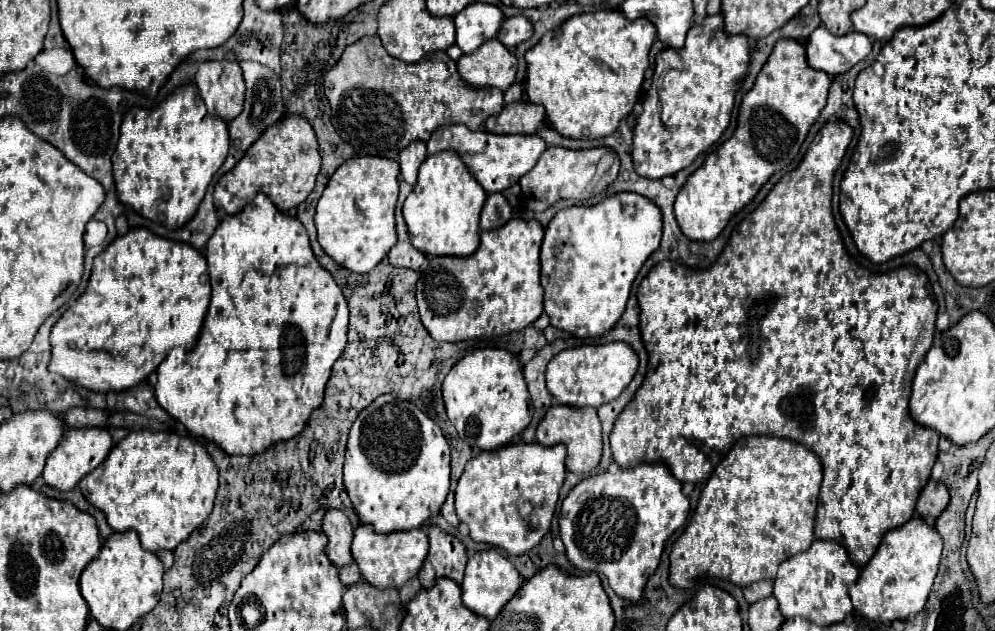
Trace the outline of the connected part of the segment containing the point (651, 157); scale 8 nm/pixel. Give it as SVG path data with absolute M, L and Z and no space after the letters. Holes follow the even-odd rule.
M722 14L706 16L704 22L688 30L684 48L664 48L656 56L652 86L634 126L632 160L640 176L660 180L676 174L690 166L698 154L706 152L726 130L736 90L750 64L750 46L746 36L730 36L722 26ZM666 82L682 82L682 94L678 90L664 90L668 88L664 86Z

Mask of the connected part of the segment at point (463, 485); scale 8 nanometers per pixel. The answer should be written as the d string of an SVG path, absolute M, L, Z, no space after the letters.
M524 442L502 446L496 452L480 452L480 456L472 458L466 464L456 488L456 514L460 522L468 526L470 538L474 542L502 548L508 554L516 554L516 556L536 548L542 536L550 530L558 494L566 476L564 458L566 458L564 444L546 448L540 444L524 444Z

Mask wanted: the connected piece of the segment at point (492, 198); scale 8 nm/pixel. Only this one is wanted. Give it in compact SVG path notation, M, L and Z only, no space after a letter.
M488 194L480 216L480 228L494 230L504 226L504 222L508 222L510 218L512 218L512 206L508 204L508 200L502 194Z

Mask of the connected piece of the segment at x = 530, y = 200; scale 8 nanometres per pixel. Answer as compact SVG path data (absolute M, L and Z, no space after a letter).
M560 146L546 148L544 154L540 156L540 162L534 166L534 170L530 170L528 174L524 174L524 178L520 178L520 186L522 186L522 194L524 194L528 210L542 212L554 206L558 200L570 198L580 202L604 192L606 186L616 180L618 168L620 168L620 160L618 156L614 156L610 166L600 176L596 176L600 160L608 154L614 154L614 152L608 148L590 148L590 150L566 150Z

